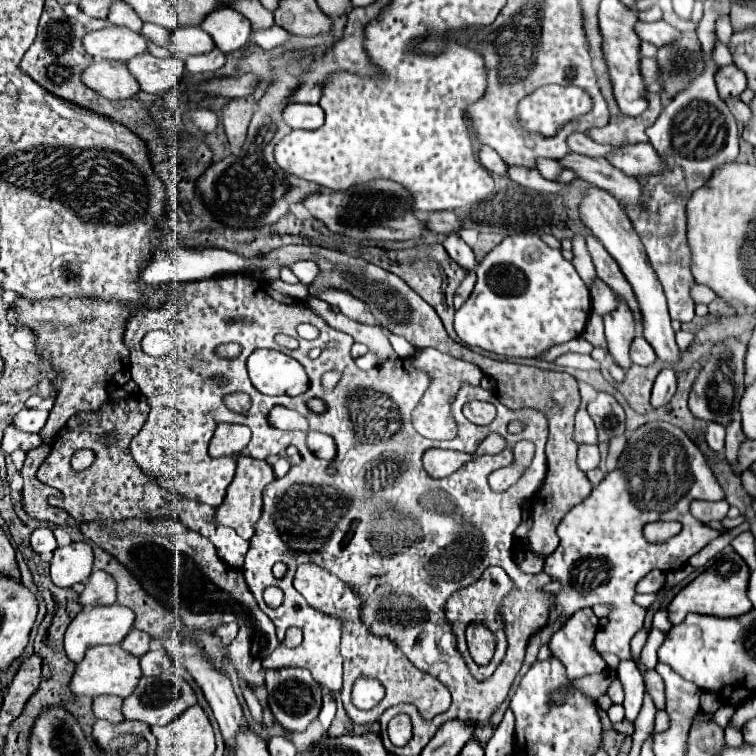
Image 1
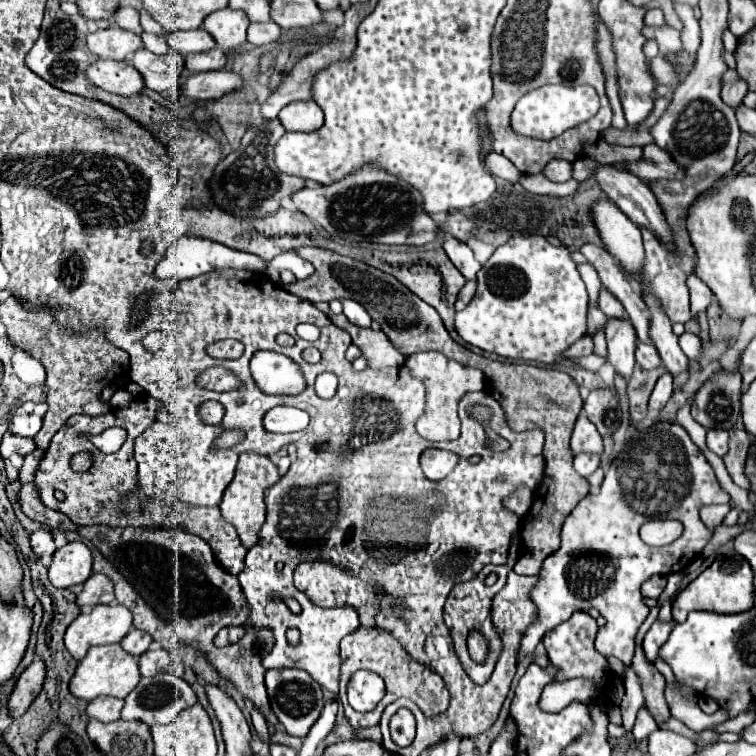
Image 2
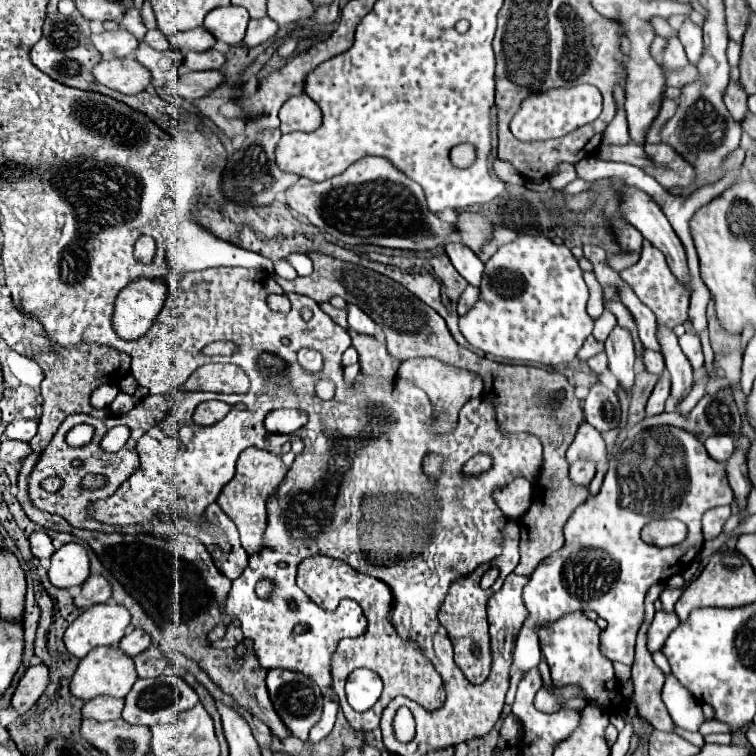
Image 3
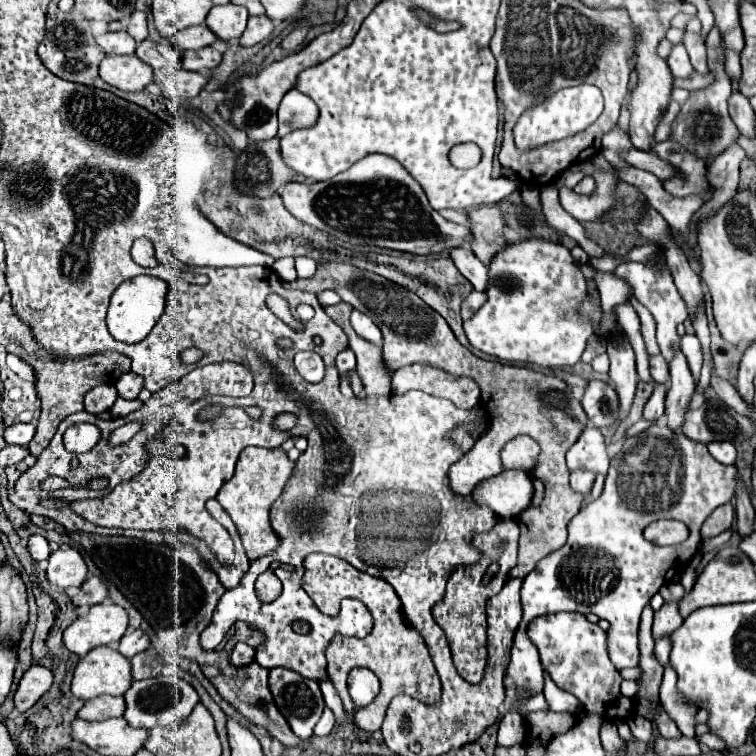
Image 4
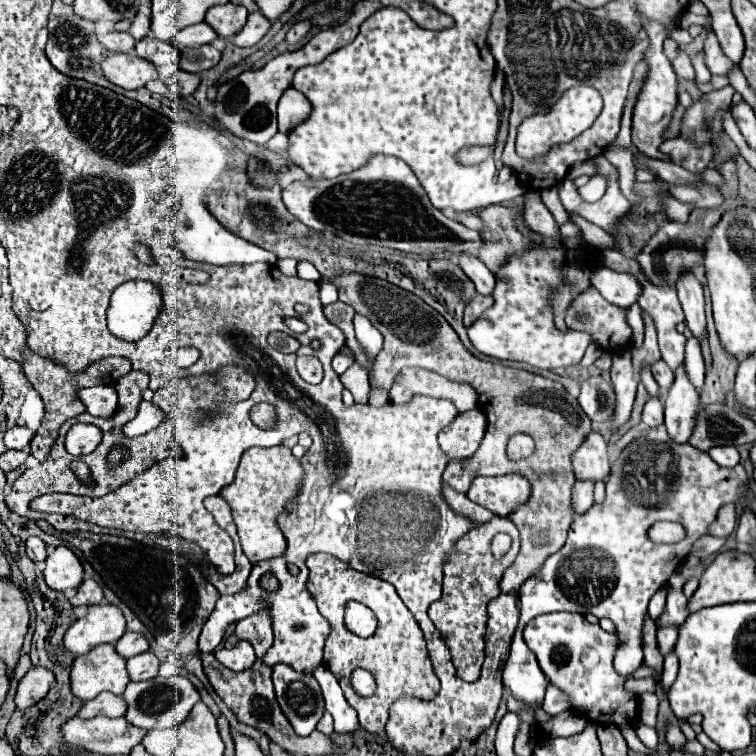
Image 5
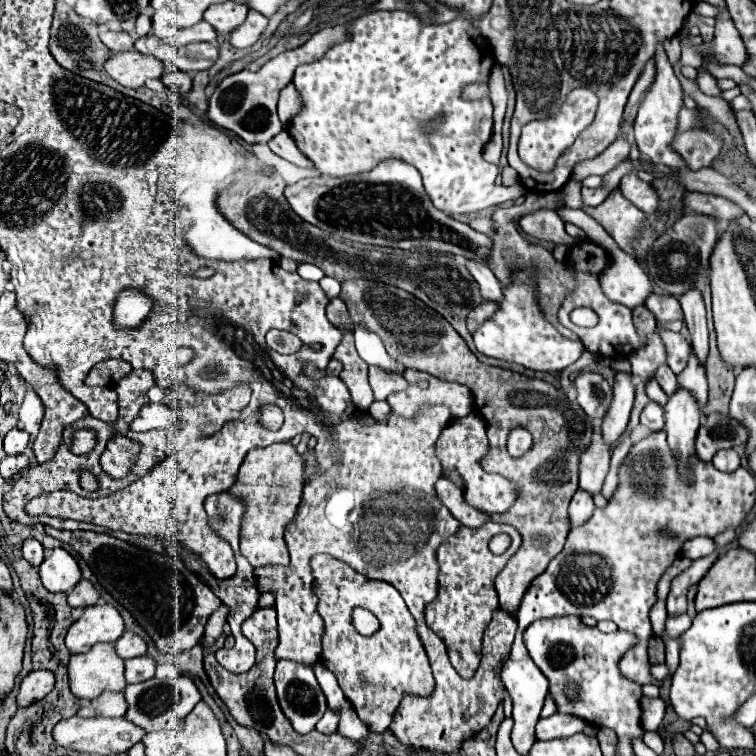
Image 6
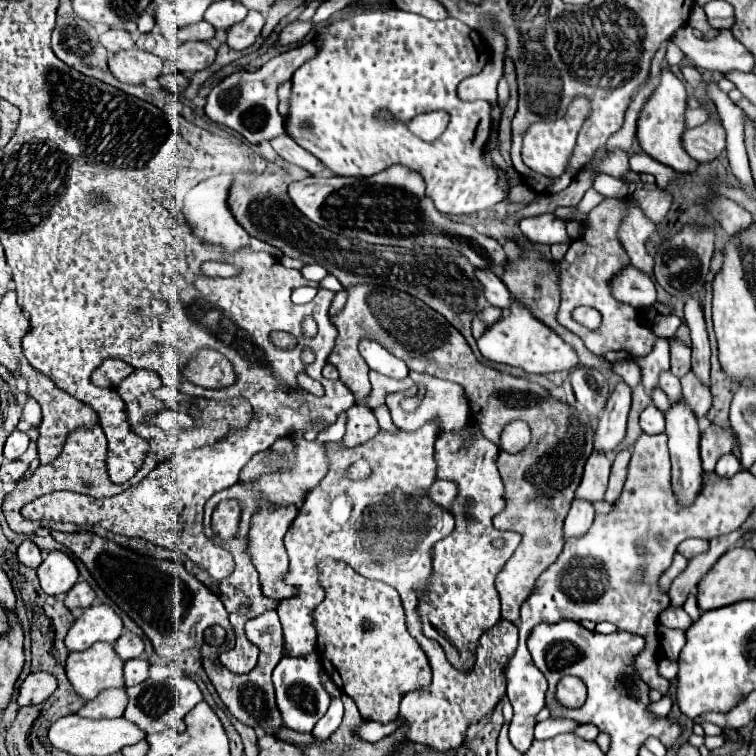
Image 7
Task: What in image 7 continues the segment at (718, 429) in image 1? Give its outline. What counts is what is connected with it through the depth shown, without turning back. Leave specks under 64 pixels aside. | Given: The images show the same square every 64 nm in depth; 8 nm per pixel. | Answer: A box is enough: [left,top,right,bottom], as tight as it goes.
[716,454,742,478]

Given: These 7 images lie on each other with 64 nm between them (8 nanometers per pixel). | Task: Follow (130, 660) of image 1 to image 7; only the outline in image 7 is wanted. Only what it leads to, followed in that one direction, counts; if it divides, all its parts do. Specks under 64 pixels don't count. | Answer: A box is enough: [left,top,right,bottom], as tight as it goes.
[66,642,124,700]

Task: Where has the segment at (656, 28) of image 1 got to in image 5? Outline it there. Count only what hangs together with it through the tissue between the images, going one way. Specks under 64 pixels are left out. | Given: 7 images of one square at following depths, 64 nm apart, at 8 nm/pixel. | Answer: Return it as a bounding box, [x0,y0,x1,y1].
[672,48,694,80]

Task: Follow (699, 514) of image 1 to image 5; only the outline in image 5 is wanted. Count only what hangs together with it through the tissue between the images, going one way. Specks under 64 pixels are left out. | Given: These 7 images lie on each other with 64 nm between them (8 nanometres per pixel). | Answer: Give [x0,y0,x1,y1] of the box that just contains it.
[710,508,737,538]

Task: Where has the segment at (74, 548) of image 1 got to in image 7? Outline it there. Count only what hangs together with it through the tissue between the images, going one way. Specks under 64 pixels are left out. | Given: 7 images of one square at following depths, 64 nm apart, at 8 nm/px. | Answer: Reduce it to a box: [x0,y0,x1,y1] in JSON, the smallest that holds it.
[36,550,78,598]

